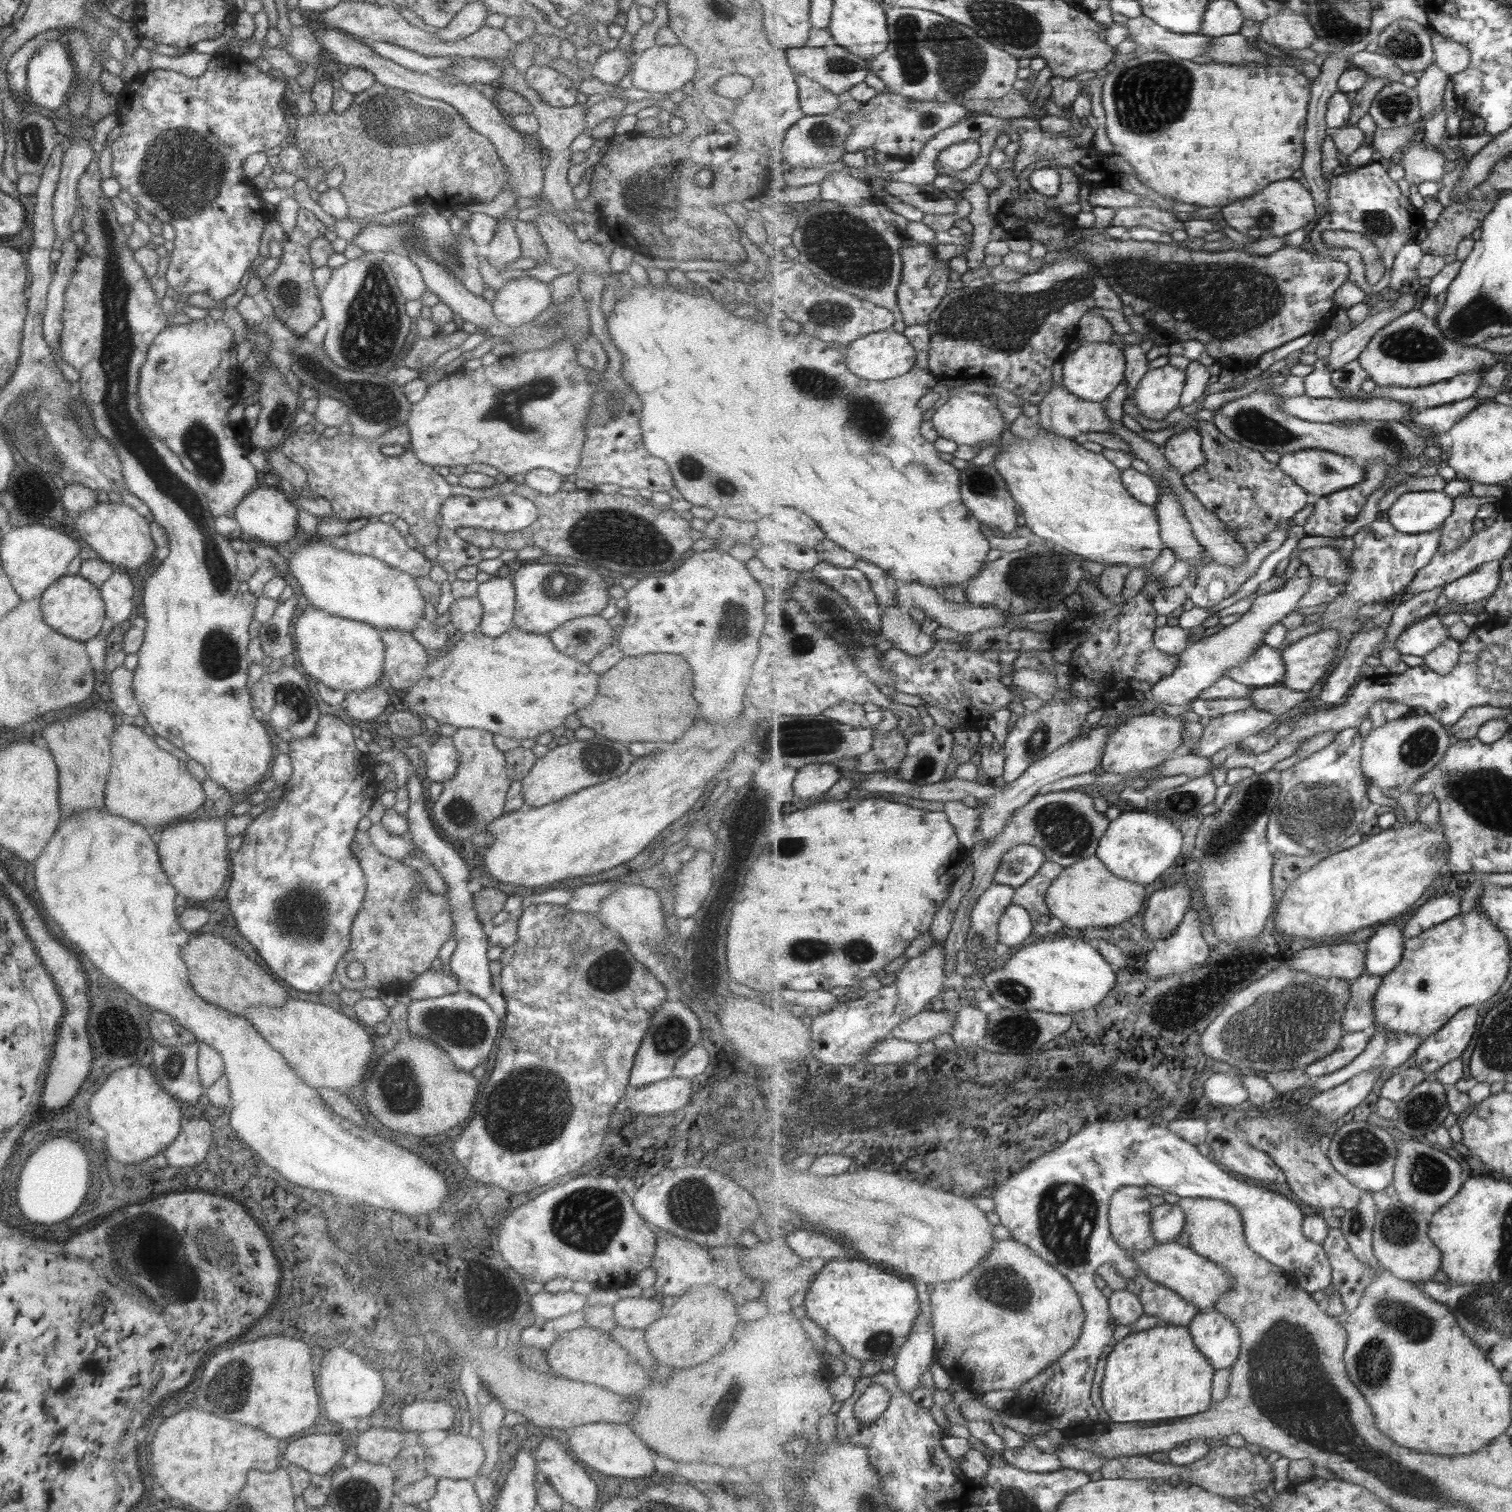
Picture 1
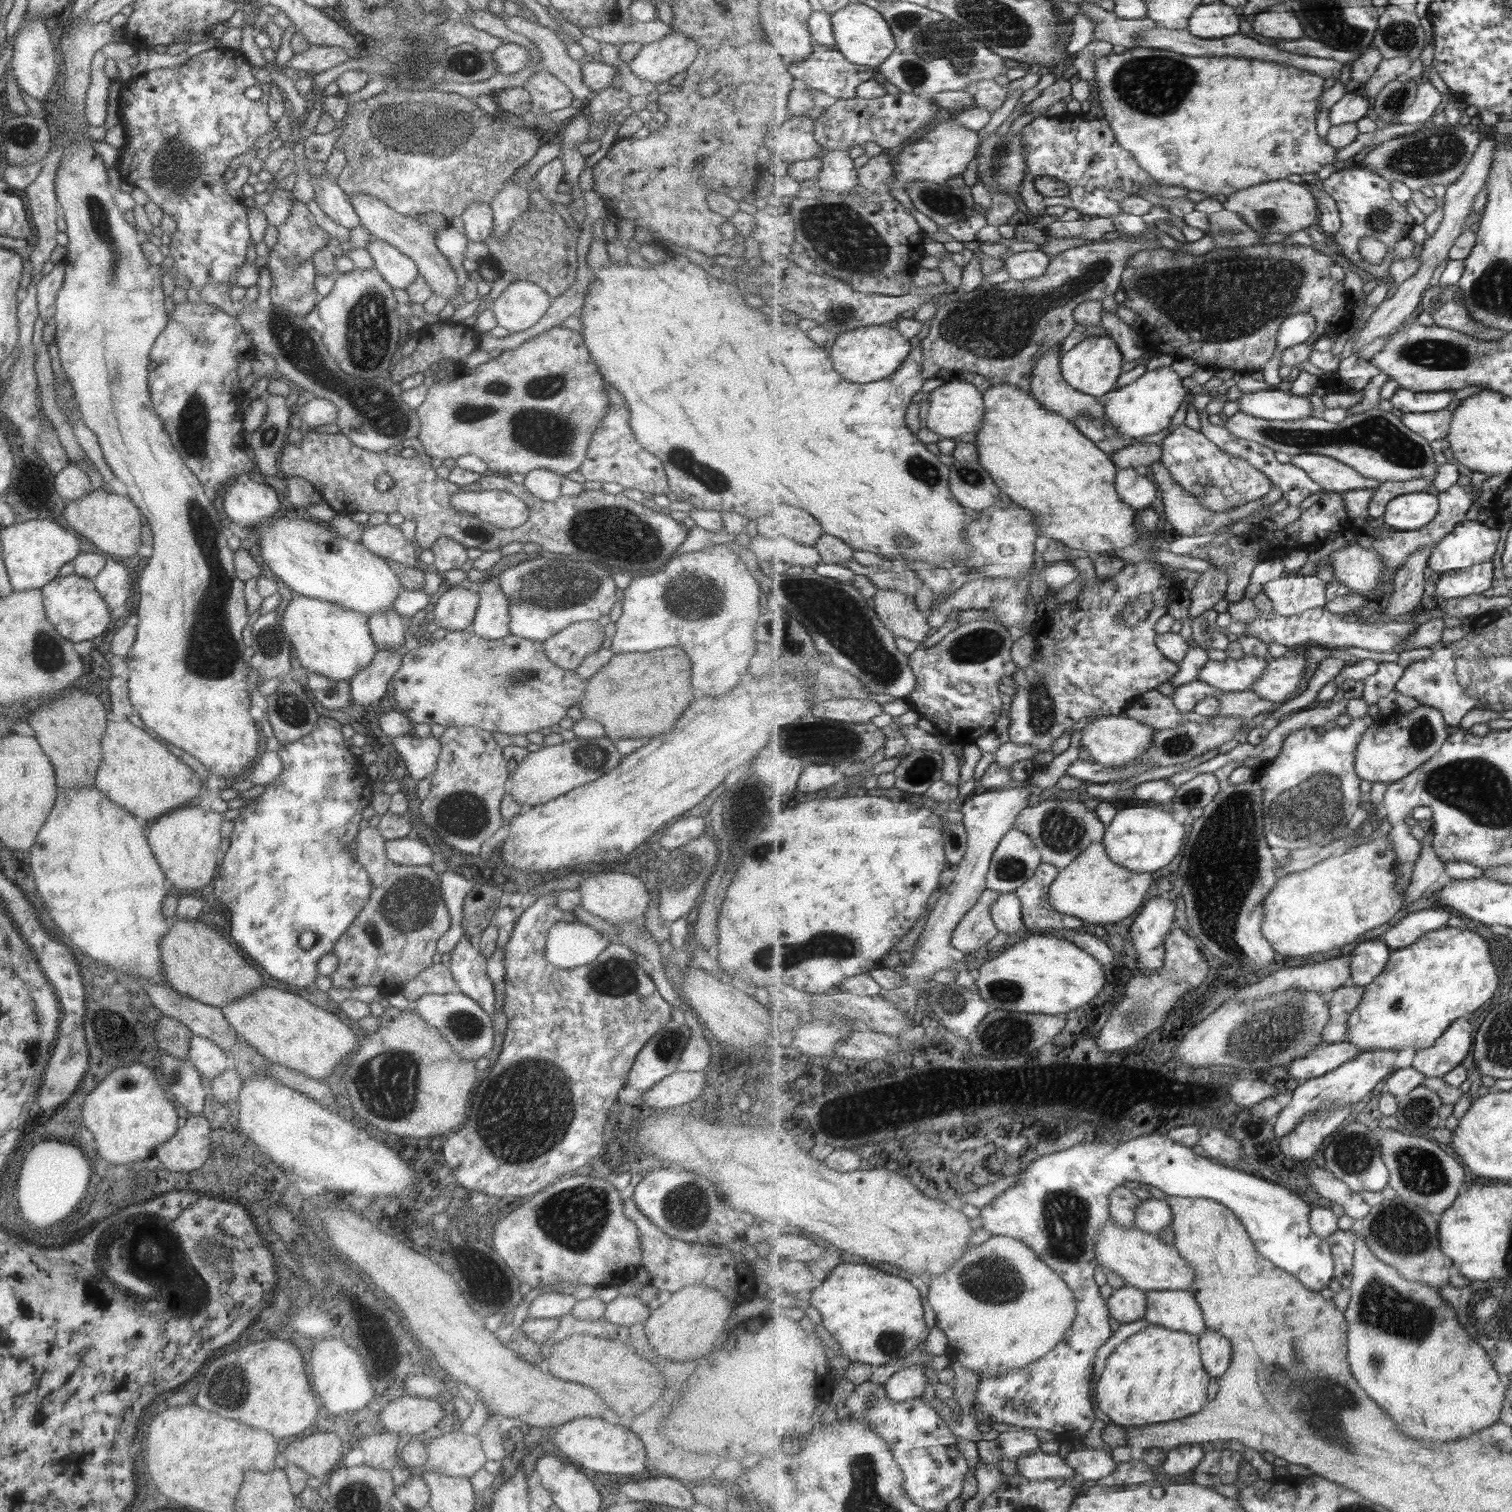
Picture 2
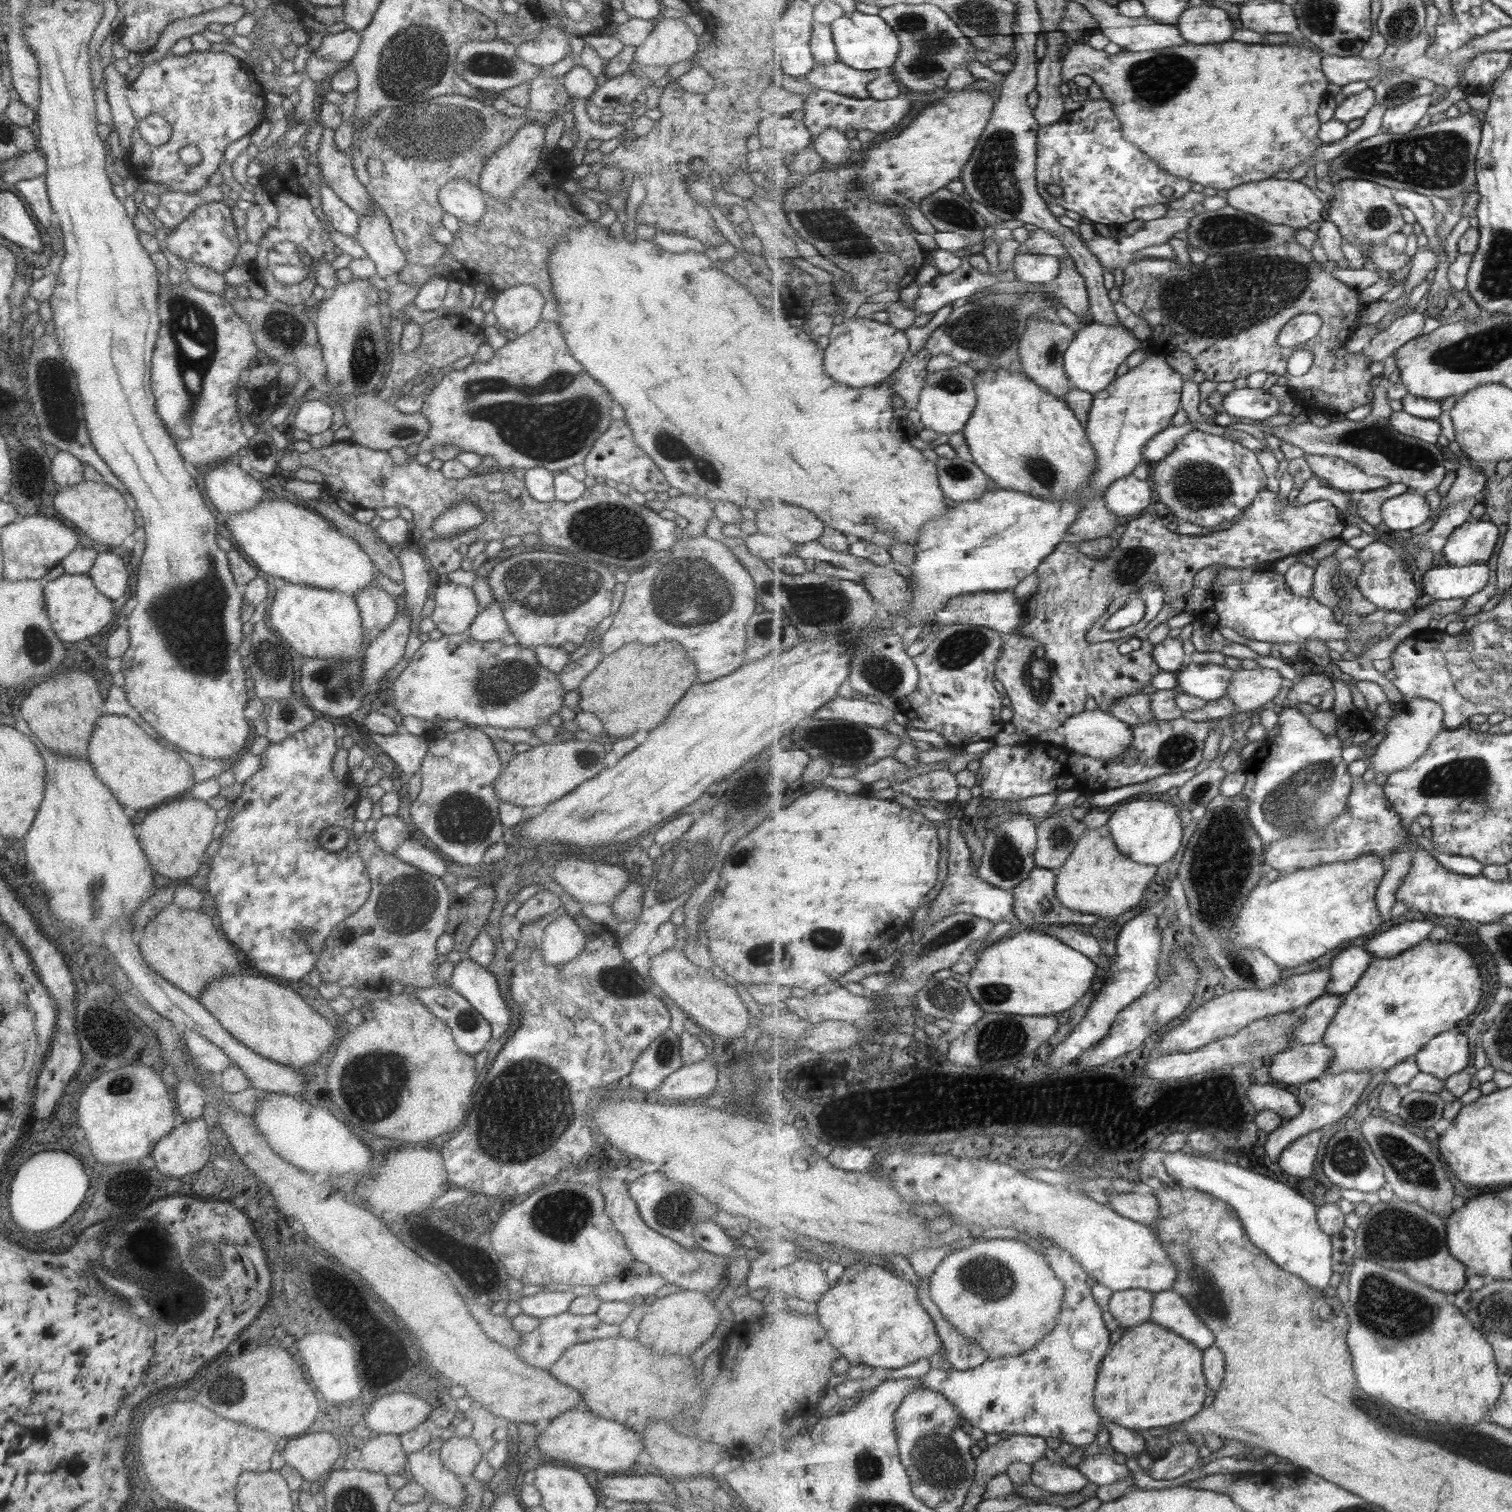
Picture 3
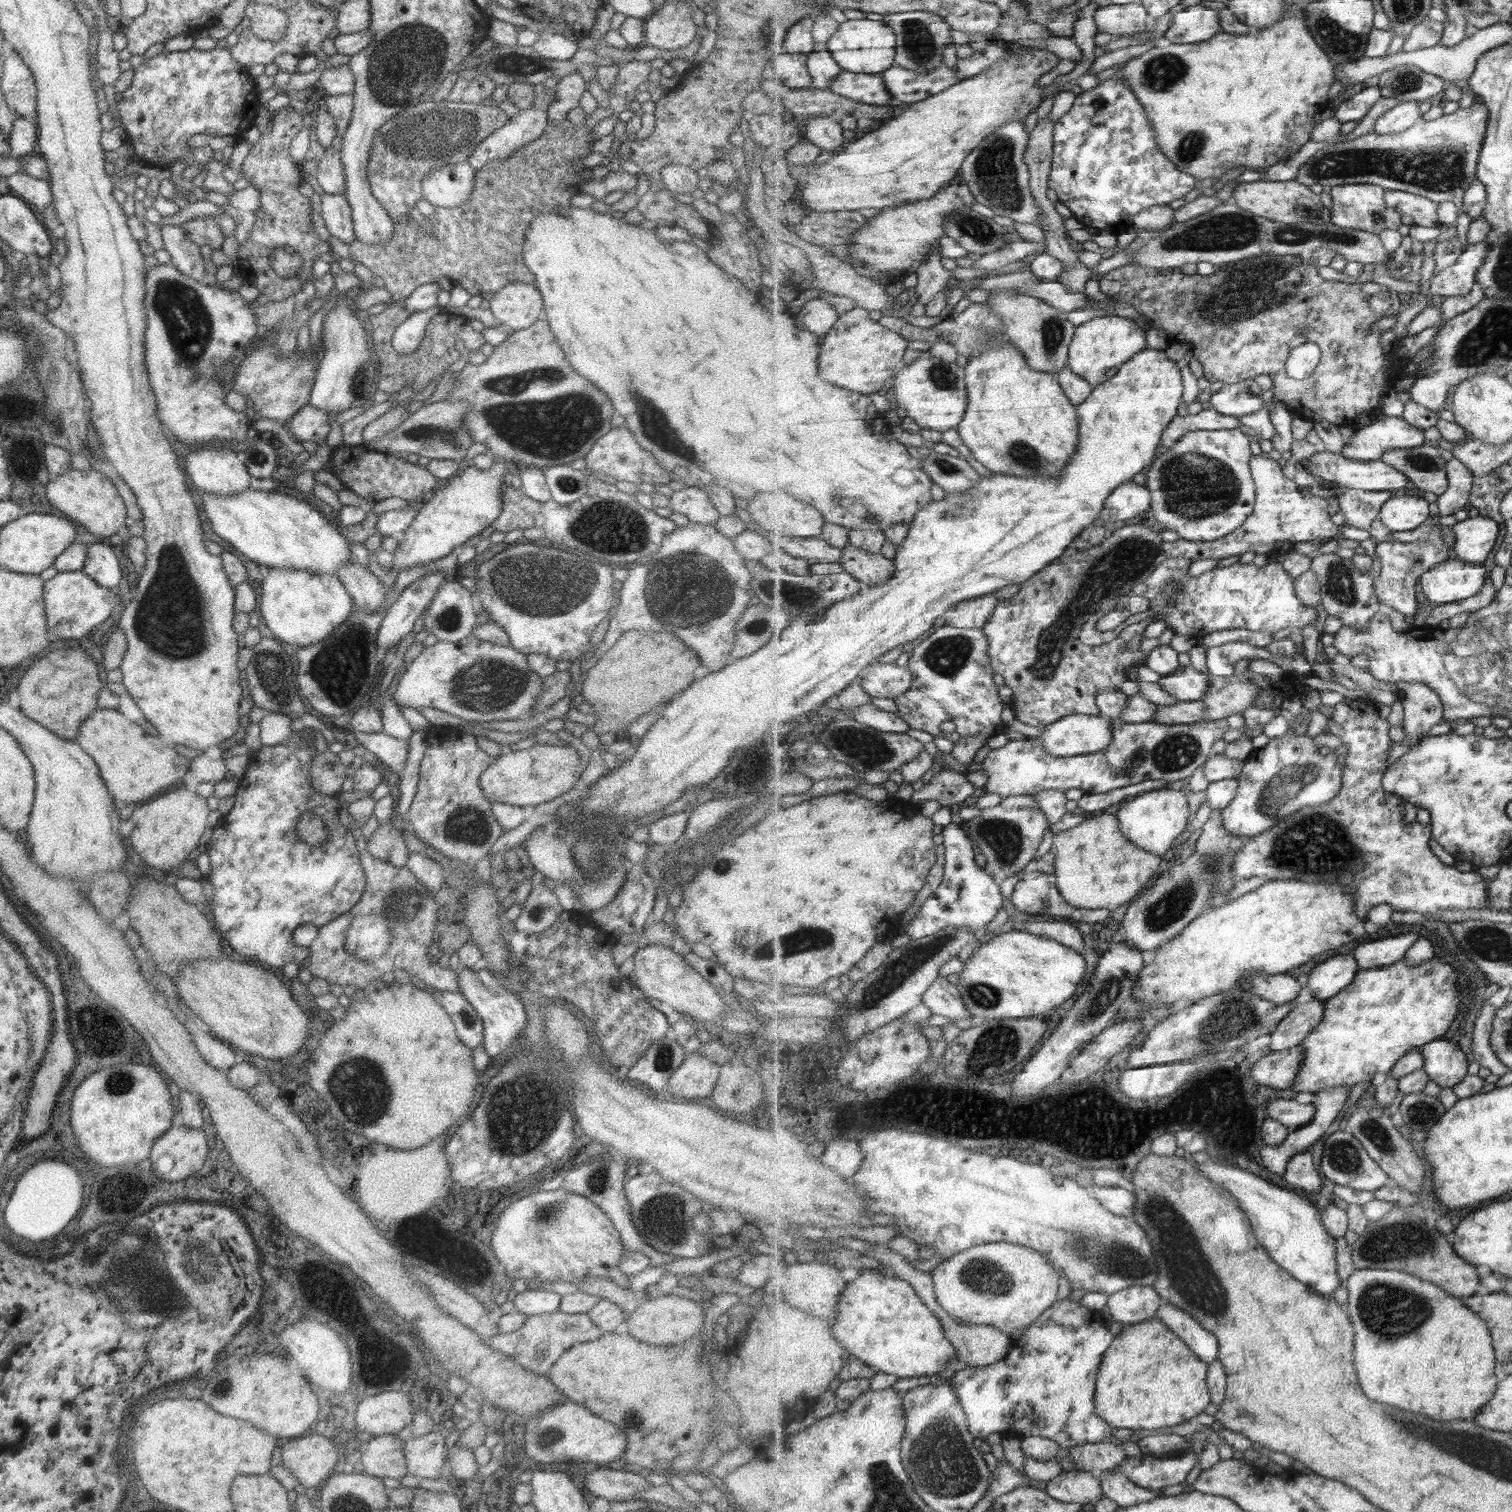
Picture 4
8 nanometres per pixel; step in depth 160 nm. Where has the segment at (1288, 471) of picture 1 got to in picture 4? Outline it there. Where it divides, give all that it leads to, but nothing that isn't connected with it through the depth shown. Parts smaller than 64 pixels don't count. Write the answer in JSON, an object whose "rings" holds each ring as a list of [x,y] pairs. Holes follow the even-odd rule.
{"rings":[[[1324,451],[1315,453],[1309,458],[1309,471],[1321,480],[1334,483],[1335,489],[1338,491],[1358,489],[1371,492],[1383,492],[1396,491],[1403,488],[1418,492],[1417,487],[1403,473],[1393,467],[1389,467],[1389,464],[1383,462],[1382,459],[1361,461],[1341,456],[1341,453],[1333,454],[1333,452]]]}

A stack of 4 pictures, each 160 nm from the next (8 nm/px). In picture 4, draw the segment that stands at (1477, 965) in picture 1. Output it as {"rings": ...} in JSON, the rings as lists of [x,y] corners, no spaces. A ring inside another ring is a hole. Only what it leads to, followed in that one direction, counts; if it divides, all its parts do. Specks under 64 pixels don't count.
{"rings":[[[1431,958],[1425,964],[1409,966],[1407,960],[1397,962],[1387,968],[1362,970],[1356,979],[1337,996],[1326,1001],[1324,1019],[1305,1039],[1301,1048],[1306,1050],[1305,1060],[1291,1090],[1316,1093],[1320,1090],[1369,1082],[1375,1074],[1391,1070],[1409,1051],[1423,1048],[1449,1032],[1453,1020],[1461,1010],[1461,984],[1459,972],[1443,958]]]}

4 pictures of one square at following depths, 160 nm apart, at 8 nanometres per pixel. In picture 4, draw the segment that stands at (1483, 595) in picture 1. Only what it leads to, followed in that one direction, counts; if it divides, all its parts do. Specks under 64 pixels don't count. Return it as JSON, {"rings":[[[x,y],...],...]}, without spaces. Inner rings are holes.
{"rings":[[[1447,559],[1422,574],[1420,587],[1431,603],[1440,605],[1474,597],[1487,581],[1485,565]]]}

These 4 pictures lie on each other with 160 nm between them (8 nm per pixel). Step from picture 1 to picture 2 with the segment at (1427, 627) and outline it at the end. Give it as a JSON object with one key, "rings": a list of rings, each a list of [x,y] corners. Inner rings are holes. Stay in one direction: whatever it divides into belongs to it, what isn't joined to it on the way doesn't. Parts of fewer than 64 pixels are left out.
{"rings":[[[1264,589],[1257,593],[1255,604],[1260,610],[1260,615],[1251,622],[1243,622],[1247,624],[1245,634],[1256,636],[1263,642],[1271,644],[1277,642],[1283,644],[1289,649],[1303,649],[1307,646],[1325,647],[1329,649],[1344,649],[1348,646],[1355,648],[1364,648],[1375,652],[1394,652],[1400,648],[1400,644],[1419,628],[1420,624],[1413,621],[1411,618],[1406,622],[1381,622],[1381,623],[1367,623],[1362,619],[1356,622],[1348,622],[1343,615],[1335,614],[1329,609],[1324,608],[1323,605],[1311,610],[1306,610],[1303,614],[1297,616],[1281,616],[1274,612],[1272,608],[1272,600],[1264,593]],[[1305,642],[1315,642],[1317,645],[1307,644]]]}

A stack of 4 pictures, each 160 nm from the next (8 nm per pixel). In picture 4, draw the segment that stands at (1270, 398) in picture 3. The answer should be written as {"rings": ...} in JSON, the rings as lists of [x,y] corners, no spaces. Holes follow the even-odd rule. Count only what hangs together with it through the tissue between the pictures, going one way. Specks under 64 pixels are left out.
{"rings":[[[1244,383],[1225,384],[1210,396],[1211,408],[1224,416],[1241,417],[1255,414],[1265,406],[1265,399],[1247,390]]]}

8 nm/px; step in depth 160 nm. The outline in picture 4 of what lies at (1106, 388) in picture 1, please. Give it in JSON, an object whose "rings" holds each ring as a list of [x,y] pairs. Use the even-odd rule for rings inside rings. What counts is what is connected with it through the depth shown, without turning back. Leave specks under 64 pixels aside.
{"rings":[[[1117,315],[1095,317],[1076,328],[1076,335],[1070,346],[1068,366],[1095,387],[1106,380],[1105,374],[1111,368],[1119,368],[1148,348],[1147,327],[1139,327],[1135,321]]]}

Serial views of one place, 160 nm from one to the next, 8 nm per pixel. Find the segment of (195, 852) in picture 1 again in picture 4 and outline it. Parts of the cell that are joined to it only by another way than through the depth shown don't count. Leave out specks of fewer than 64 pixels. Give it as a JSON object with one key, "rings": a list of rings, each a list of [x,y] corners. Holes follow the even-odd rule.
{"rings":[[[181,785],[149,799],[147,803],[136,807],[129,817],[135,823],[129,835],[133,852],[151,868],[165,873],[177,872],[189,852],[198,846],[199,836],[206,827],[208,812],[206,800]]]}

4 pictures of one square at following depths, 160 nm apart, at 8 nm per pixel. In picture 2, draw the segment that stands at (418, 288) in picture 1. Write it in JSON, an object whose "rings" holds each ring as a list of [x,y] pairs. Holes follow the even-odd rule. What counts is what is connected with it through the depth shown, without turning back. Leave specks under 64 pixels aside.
{"rings":[[[370,237],[365,249],[372,258],[372,266],[391,288],[404,290],[418,276],[414,262],[389,244]]]}

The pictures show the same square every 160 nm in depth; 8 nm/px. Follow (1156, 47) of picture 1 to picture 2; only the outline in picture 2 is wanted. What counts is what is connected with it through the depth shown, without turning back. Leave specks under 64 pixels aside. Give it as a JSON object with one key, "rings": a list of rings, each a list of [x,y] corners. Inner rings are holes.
{"rings":[[[1081,2],[1079,8],[1096,22],[1093,40],[1104,40],[1113,45],[1121,45],[1126,49],[1138,44],[1138,34],[1142,30],[1154,28],[1156,22],[1147,16],[1145,19],[1127,20],[1117,16],[1114,11],[1108,12],[1095,2]]]}

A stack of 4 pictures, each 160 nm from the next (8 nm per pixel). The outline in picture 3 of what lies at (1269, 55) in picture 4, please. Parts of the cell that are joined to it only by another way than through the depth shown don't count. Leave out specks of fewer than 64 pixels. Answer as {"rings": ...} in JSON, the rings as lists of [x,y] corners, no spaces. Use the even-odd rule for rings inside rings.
{"rings":[[[1228,40],[1217,44],[1195,44],[1187,43],[1183,46],[1173,48],[1162,48],[1161,50],[1148,50],[1147,52],[1123,51],[1116,54],[1107,54],[1102,50],[1091,48],[1085,41],[1072,41],[1064,50],[1062,56],[1063,80],[1070,84],[1077,75],[1087,75],[1100,86],[1103,97],[1113,103],[1113,110],[1122,124],[1124,137],[1134,144],[1139,150],[1146,152],[1153,162],[1156,162],[1163,170],[1168,170],[1173,176],[1197,182],[1204,187],[1211,187],[1222,193],[1237,188],[1249,182],[1259,182],[1275,176],[1277,172],[1290,172],[1296,170],[1304,162],[1312,160],[1318,148],[1322,145],[1320,130],[1322,123],[1317,118],[1317,110],[1323,101],[1328,98],[1327,86],[1330,80],[1323,71],[1323,52],[1315,52],[1306,46],[1293,46],[1284,44],[1247,44],[1237,40]]]}

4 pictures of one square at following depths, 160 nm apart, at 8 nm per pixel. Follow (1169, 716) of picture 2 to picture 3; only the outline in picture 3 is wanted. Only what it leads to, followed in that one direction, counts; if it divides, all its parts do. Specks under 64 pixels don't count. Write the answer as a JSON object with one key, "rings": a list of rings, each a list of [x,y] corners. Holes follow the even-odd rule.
{"rings":[[[1143,692],[1117,700],[1108,712],[1132,726],[1153,722],[1156,719],[1152,711],[1151,695]]]}

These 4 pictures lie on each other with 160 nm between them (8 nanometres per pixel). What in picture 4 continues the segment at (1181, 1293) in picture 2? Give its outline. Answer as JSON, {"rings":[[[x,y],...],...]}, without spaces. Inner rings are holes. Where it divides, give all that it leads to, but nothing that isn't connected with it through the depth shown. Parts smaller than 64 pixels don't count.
{"rings":[[[1167,1302],[1160,1308],[1157,1318],[1176,1332],[1201,1360],[1209,1365],[1220,1360],[1220,1341],[1217,1335],[1205,1328],[1200,1320],[1185,1312],[1185,1309]]]}

